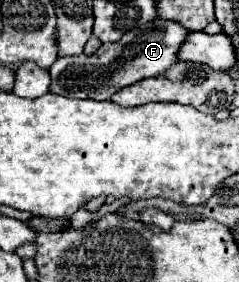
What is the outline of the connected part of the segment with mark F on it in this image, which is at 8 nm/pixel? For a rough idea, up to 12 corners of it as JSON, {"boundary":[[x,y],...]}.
{"boundary":[[152,22],[92,56],[58,58],[50,92],[110,100],[178,62],[190,32]]}

